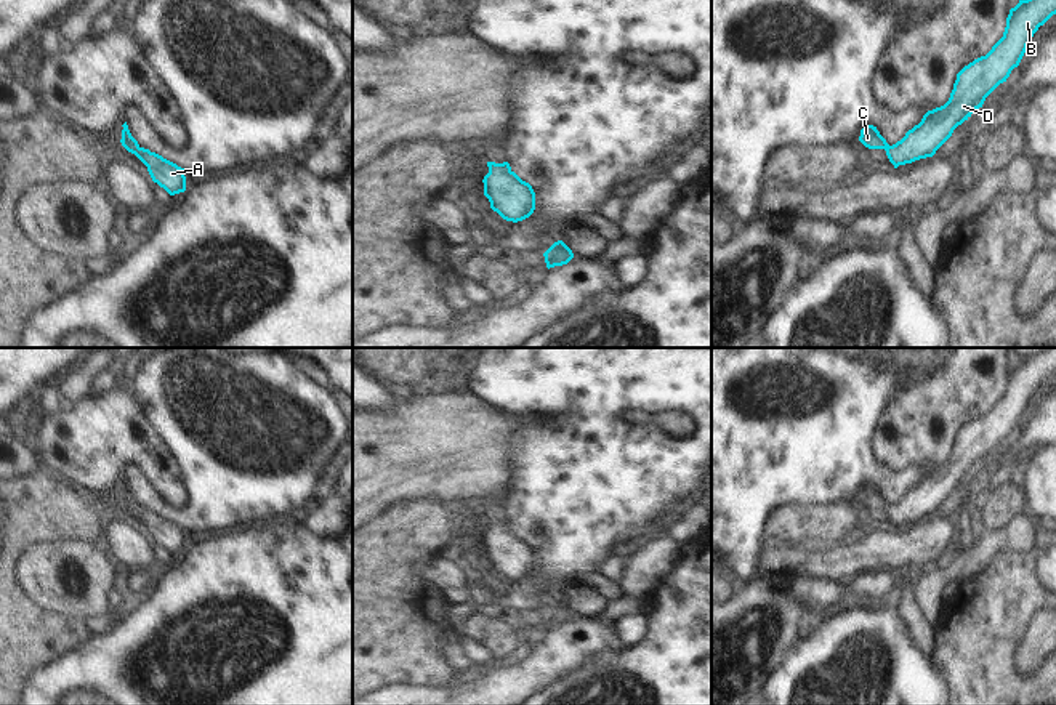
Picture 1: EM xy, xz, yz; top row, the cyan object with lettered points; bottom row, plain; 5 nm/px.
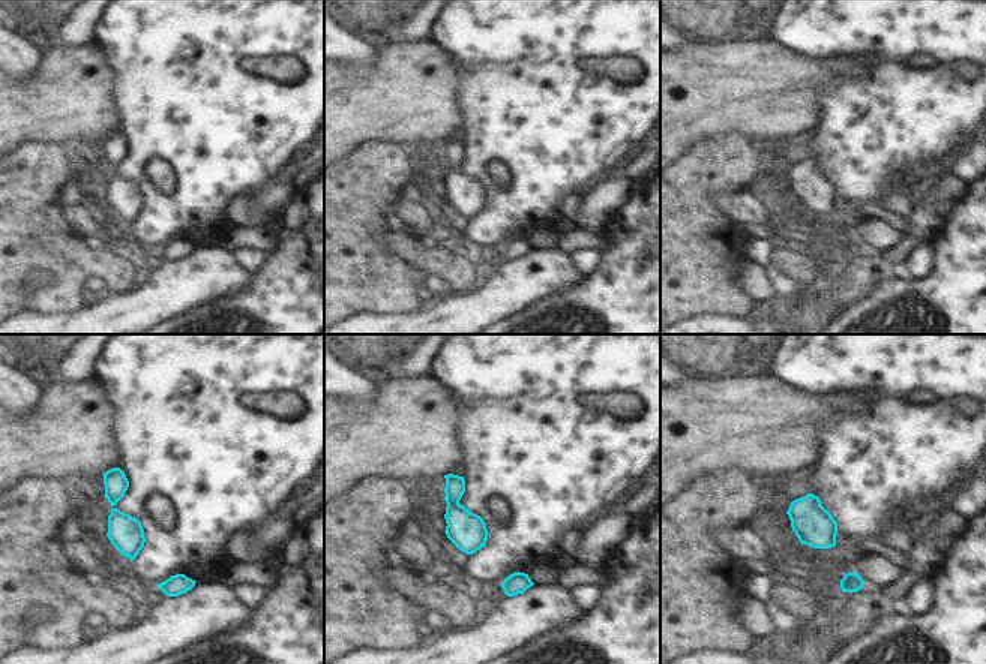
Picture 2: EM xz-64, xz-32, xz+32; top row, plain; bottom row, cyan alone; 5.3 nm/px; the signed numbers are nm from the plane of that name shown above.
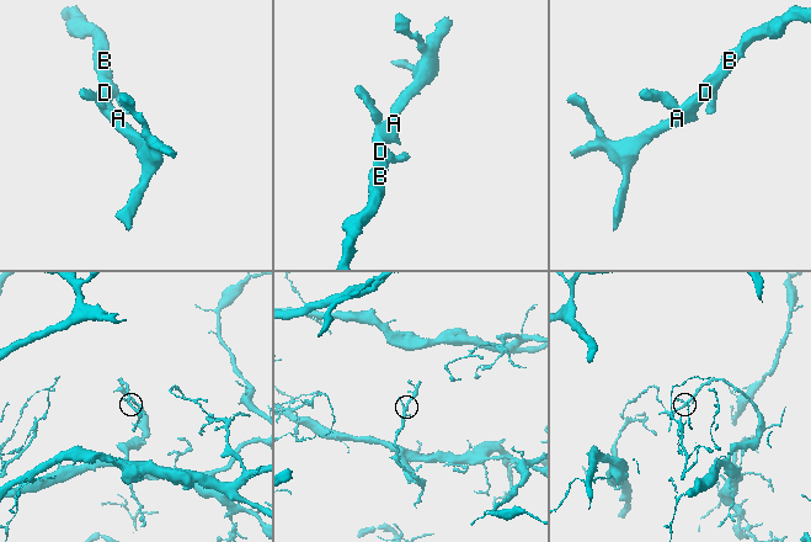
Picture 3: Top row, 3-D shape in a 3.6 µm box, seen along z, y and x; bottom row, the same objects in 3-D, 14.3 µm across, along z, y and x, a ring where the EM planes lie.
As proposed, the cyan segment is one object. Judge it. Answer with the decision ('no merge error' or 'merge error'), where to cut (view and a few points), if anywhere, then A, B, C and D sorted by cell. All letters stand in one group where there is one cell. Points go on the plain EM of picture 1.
no merge error; no cut; A B C D

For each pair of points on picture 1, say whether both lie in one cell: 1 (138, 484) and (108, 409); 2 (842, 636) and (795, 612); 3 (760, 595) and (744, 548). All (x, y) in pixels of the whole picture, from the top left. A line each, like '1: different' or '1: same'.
1: different
2: different
3: different

